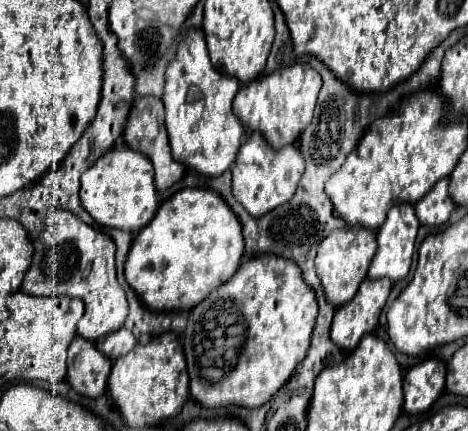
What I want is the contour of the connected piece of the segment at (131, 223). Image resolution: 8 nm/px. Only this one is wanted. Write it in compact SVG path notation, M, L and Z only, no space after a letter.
M126 144L114 146L98 162L82 174L80 202L92 218L108 228L138 232L154 218L158 210L158 196L154 186L154 170L150 160Z

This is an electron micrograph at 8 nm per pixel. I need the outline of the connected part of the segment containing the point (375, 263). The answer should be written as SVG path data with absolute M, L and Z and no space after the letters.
M402 202L402 204L392 206L390 212L388 212L388 216L386 216L386 222L376 232L378 250L376 250L376 256L370 262L368 276L374 278L374 280L378 280L378 278L390 278L392 282L398 282L398 280L406 278L408 272L410 272L410 264L412 264L414 240L416 240L418 228L420 228L420 222L418 222L418 218L414 214L414 206L412 204Z

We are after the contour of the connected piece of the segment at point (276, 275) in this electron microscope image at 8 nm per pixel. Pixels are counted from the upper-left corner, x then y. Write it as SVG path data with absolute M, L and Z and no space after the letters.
M260 254L242 262L234 278L214 290L190 314L188 328L182 336L182 346L186 350L186 364L190 370L192 398L204 408L254 408L268 402L284 386L294 368L306 358L316 314L316 296L302 280L302 272L294 266L294 262L274 254Z

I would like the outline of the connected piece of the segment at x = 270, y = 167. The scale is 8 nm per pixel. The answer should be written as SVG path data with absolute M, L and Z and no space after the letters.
M254 132L240 148L238 158L232 166L232 194L248 210L250 216L258 218L272 208L288 202L296 192L296 186L304 172L304 158L298 146L290 144L280 150L272 150L260 132Z

